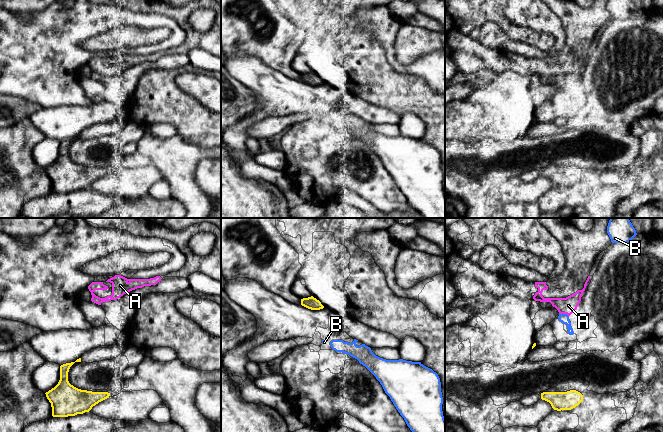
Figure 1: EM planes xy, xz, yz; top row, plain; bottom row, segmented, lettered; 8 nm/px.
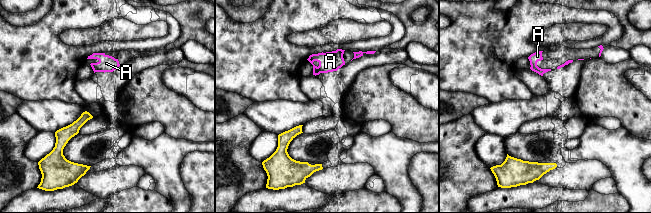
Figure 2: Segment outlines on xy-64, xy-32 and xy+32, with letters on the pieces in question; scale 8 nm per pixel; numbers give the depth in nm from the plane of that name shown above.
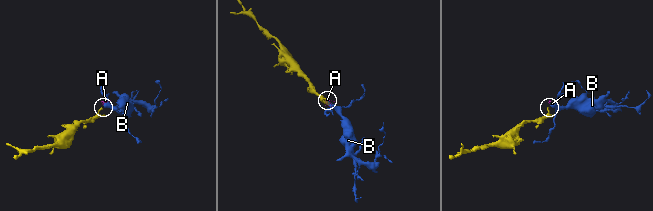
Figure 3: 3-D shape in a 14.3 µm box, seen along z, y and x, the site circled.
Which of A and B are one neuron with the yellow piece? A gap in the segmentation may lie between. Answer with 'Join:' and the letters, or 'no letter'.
Join: no letter

